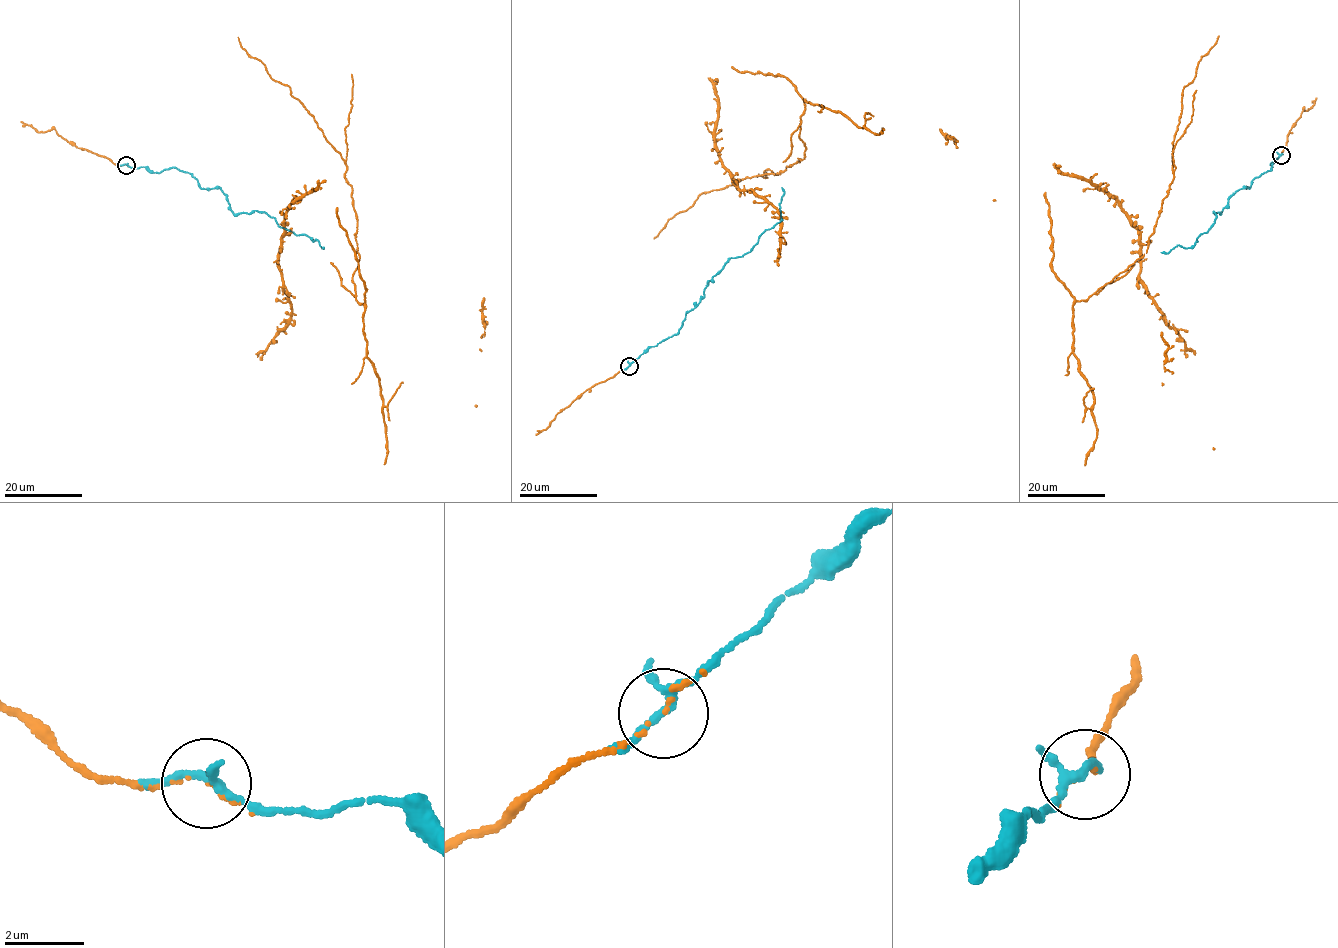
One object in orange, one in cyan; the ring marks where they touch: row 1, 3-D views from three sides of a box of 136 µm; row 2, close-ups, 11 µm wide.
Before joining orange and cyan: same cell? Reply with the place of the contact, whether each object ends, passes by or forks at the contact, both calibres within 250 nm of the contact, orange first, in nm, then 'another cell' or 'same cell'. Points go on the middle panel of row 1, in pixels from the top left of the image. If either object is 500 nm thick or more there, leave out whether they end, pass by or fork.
at (629, 366); orange passes by; cyan forks there; 50 nm thick on the orange side, 170 nm on the other; same cell

